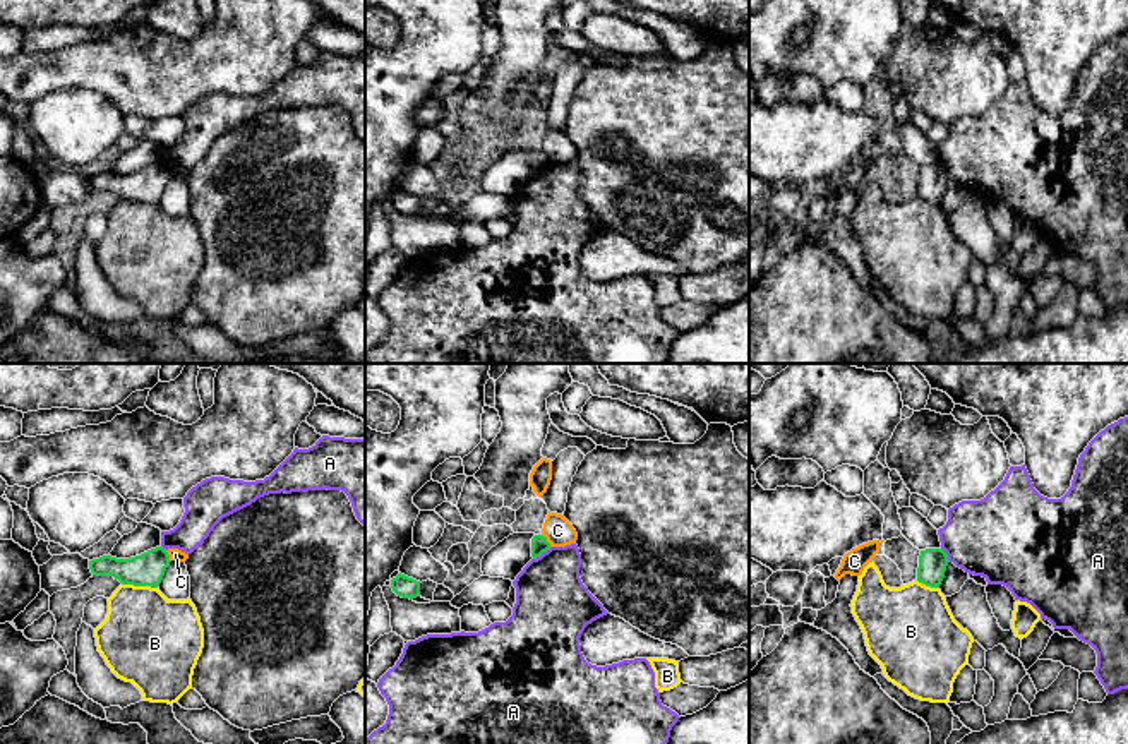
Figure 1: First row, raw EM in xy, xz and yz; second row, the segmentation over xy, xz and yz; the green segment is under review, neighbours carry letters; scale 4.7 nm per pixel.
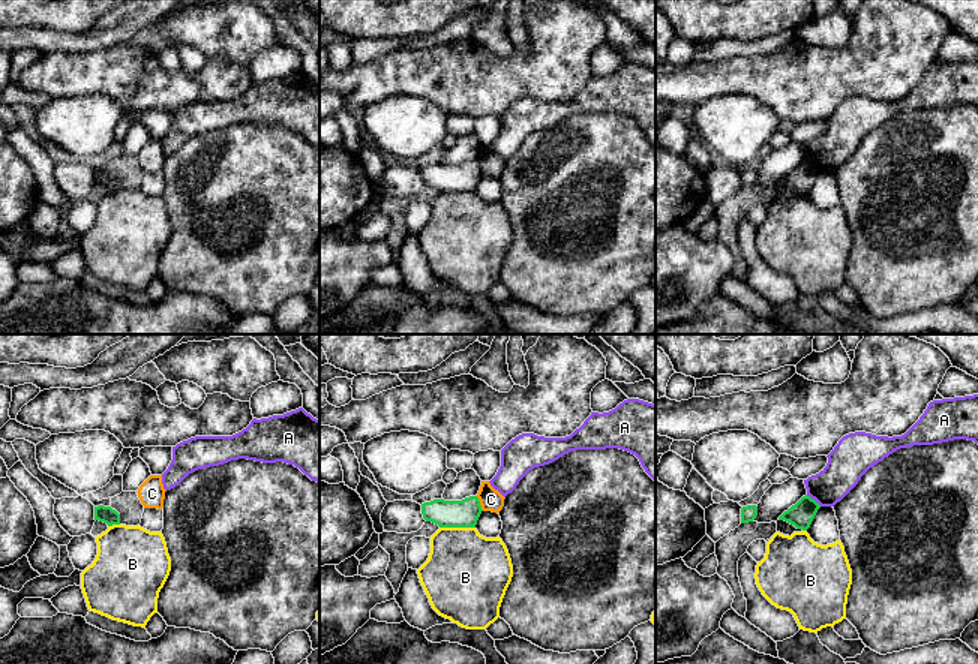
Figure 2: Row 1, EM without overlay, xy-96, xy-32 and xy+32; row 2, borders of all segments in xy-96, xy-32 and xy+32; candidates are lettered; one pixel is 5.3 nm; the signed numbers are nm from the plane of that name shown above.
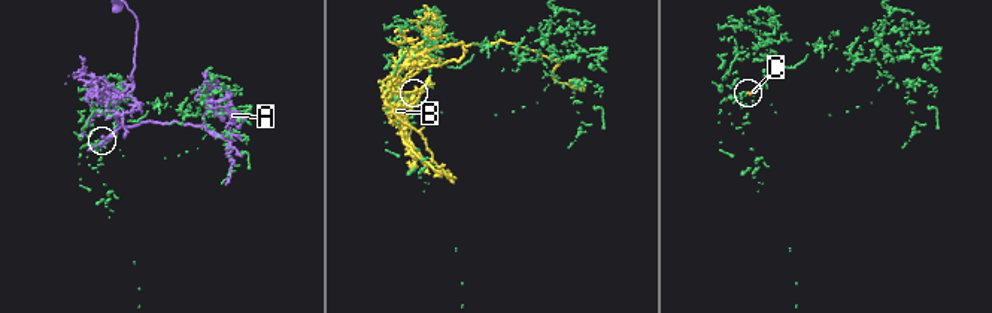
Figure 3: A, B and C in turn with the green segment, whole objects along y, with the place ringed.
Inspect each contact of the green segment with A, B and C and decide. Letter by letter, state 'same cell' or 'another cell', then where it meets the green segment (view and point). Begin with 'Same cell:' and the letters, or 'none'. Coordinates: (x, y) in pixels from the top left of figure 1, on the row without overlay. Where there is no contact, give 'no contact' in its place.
Same cell: none
A: another cell | xz (542, 168)
B: another cell | xy (139, 201)
C: another cell | xz (546, 156)

